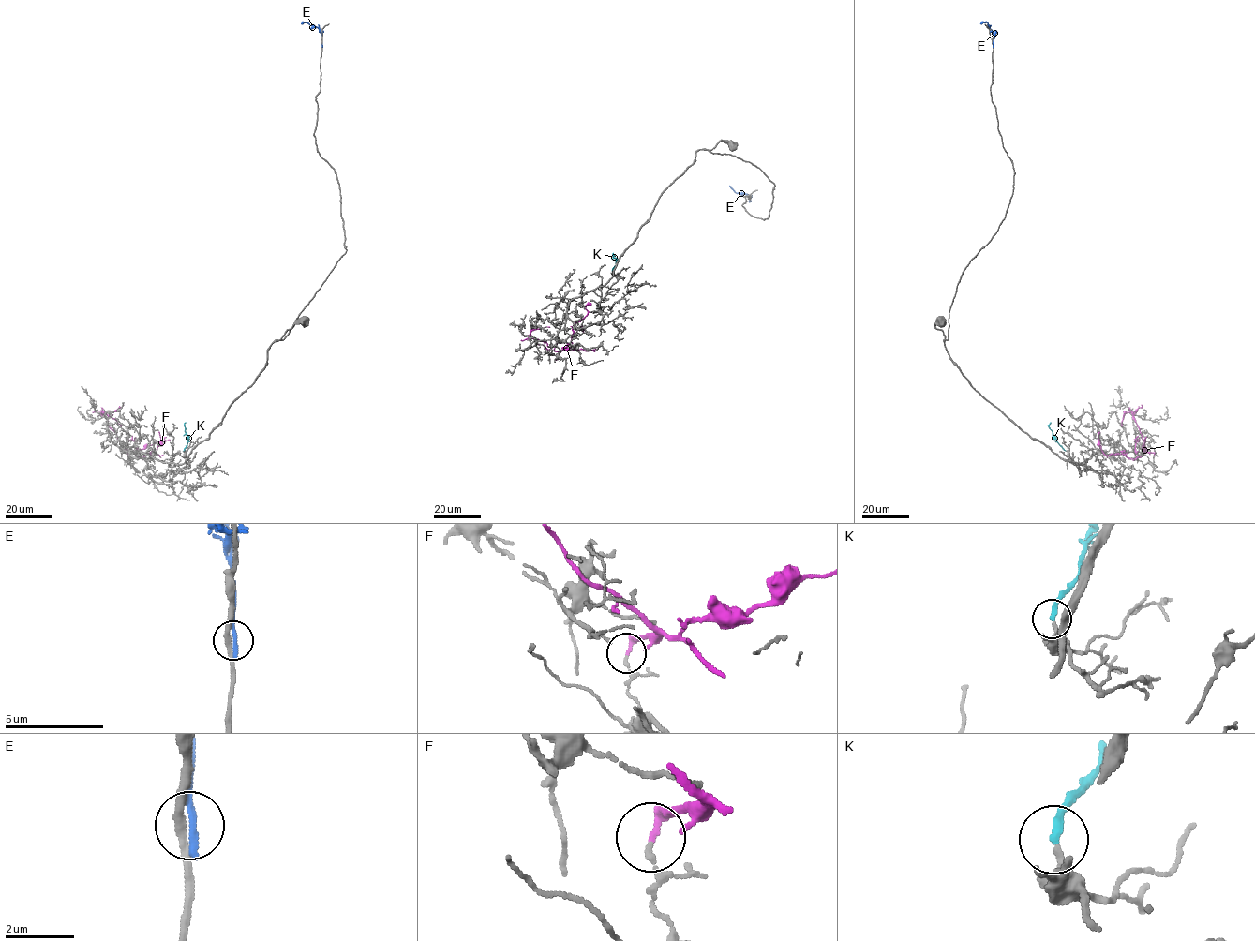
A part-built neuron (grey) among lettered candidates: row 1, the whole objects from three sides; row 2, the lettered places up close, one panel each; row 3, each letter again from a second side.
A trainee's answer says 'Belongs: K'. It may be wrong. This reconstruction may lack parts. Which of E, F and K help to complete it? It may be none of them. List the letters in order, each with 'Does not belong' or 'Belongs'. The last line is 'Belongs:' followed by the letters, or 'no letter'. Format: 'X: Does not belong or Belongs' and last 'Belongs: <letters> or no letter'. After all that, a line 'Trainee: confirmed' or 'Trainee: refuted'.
E: Does not belong
F: Does not belong
K: Belongs
Belongs: K
Trainee: confirmed

